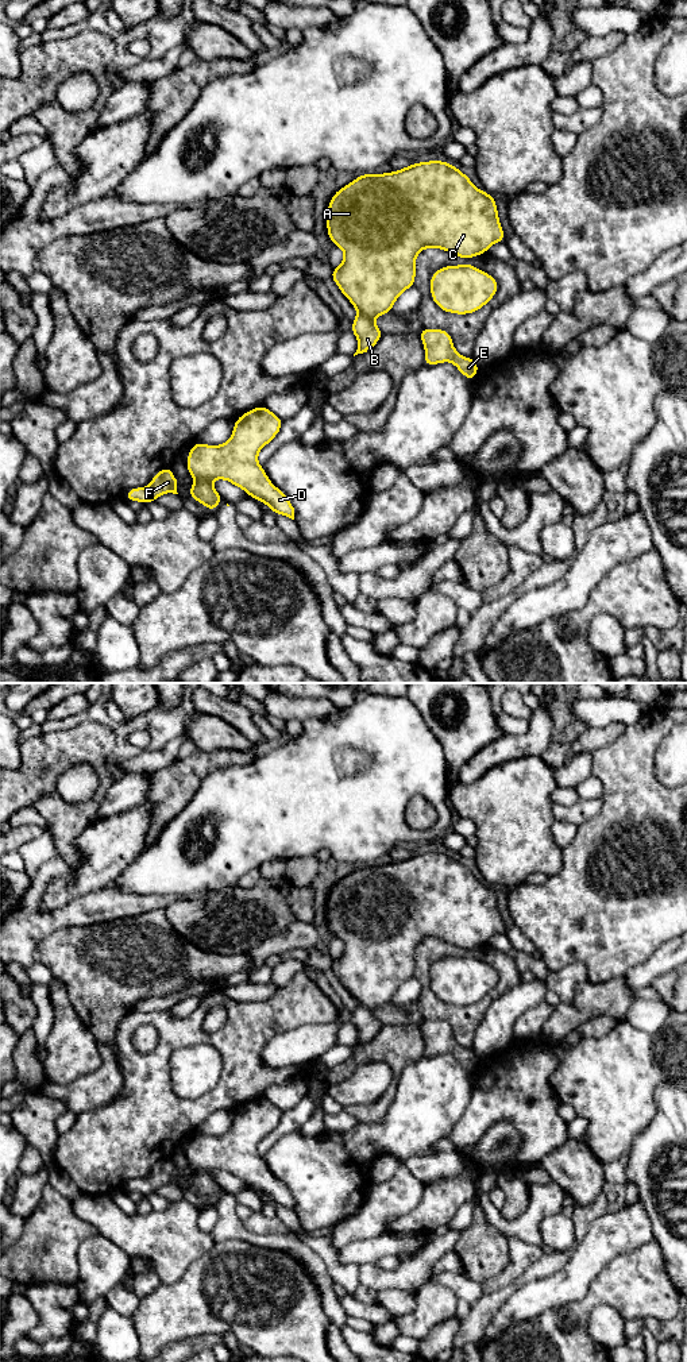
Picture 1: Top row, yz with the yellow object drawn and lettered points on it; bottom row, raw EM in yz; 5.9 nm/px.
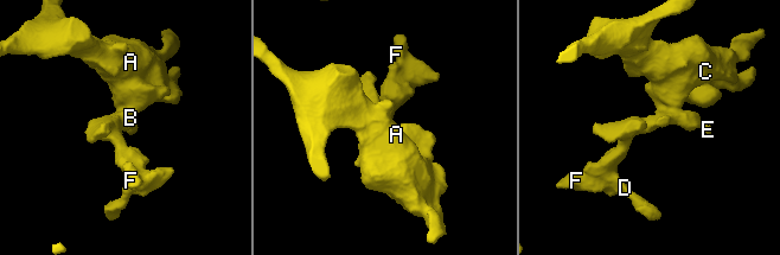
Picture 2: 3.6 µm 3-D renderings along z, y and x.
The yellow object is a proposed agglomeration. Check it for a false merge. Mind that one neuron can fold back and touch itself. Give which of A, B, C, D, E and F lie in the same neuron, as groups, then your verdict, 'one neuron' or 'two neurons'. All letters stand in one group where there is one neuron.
groups A B C D E F; one neuron

